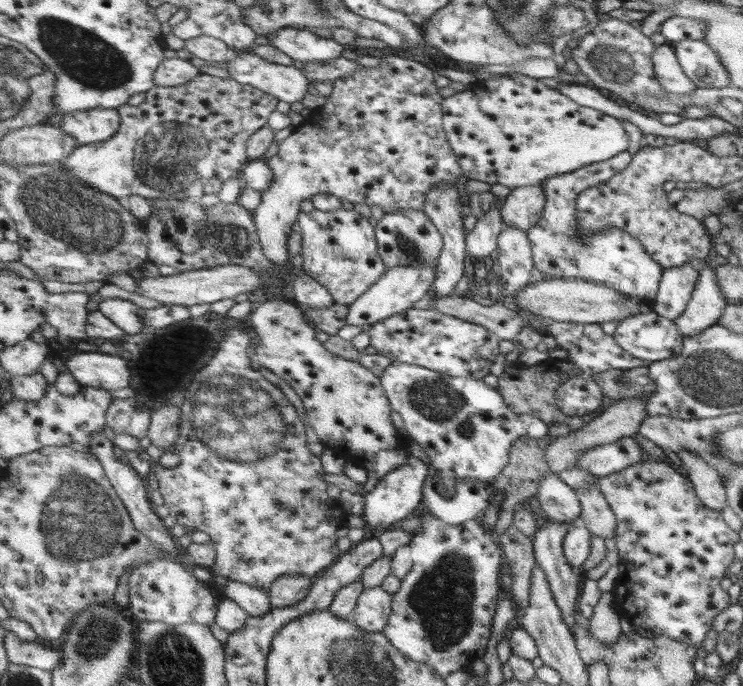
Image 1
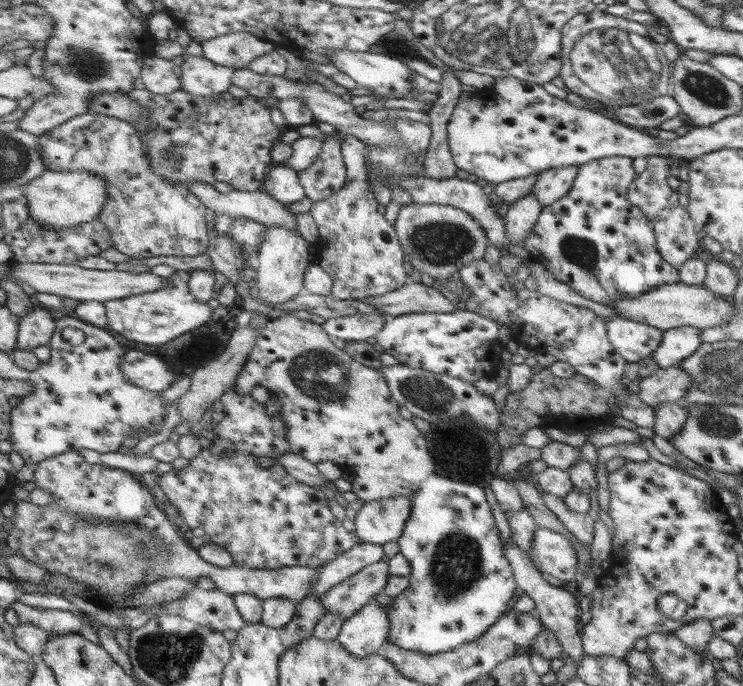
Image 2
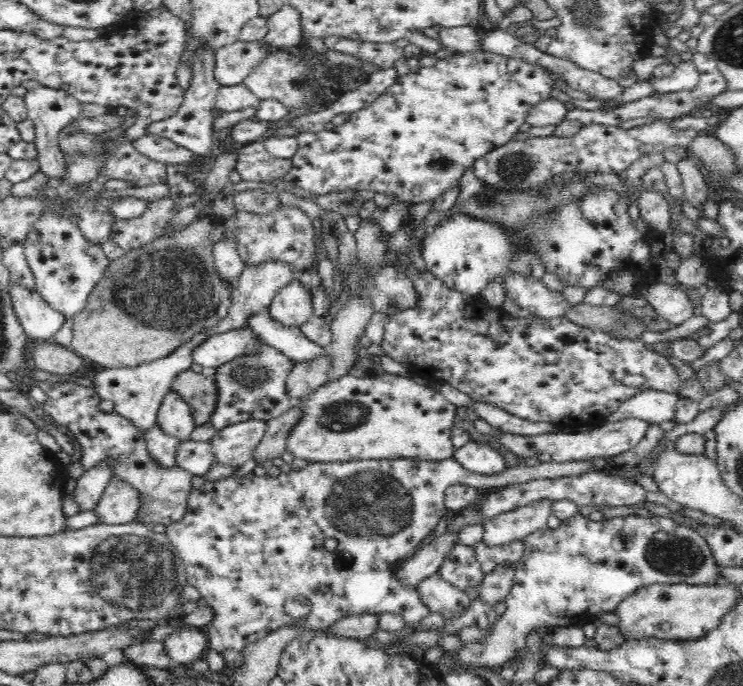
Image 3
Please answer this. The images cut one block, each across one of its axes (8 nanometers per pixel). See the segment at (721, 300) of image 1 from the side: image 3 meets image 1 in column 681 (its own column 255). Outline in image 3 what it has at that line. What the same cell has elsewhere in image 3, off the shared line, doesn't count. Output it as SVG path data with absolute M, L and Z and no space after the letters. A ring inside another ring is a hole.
M269 308L250 313L246 325L260 341L288 356L294 364L312 362L327 354L325 348L308 340L297 327L285 327L284 324L274 320L269 314Z

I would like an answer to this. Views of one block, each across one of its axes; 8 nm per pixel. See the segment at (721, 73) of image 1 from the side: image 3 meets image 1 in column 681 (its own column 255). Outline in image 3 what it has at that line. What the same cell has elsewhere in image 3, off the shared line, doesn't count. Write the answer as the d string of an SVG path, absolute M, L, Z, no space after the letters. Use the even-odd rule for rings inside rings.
M263 41L234 42L216 50L215 72L221 86L234 87L245 82L272 48Z

